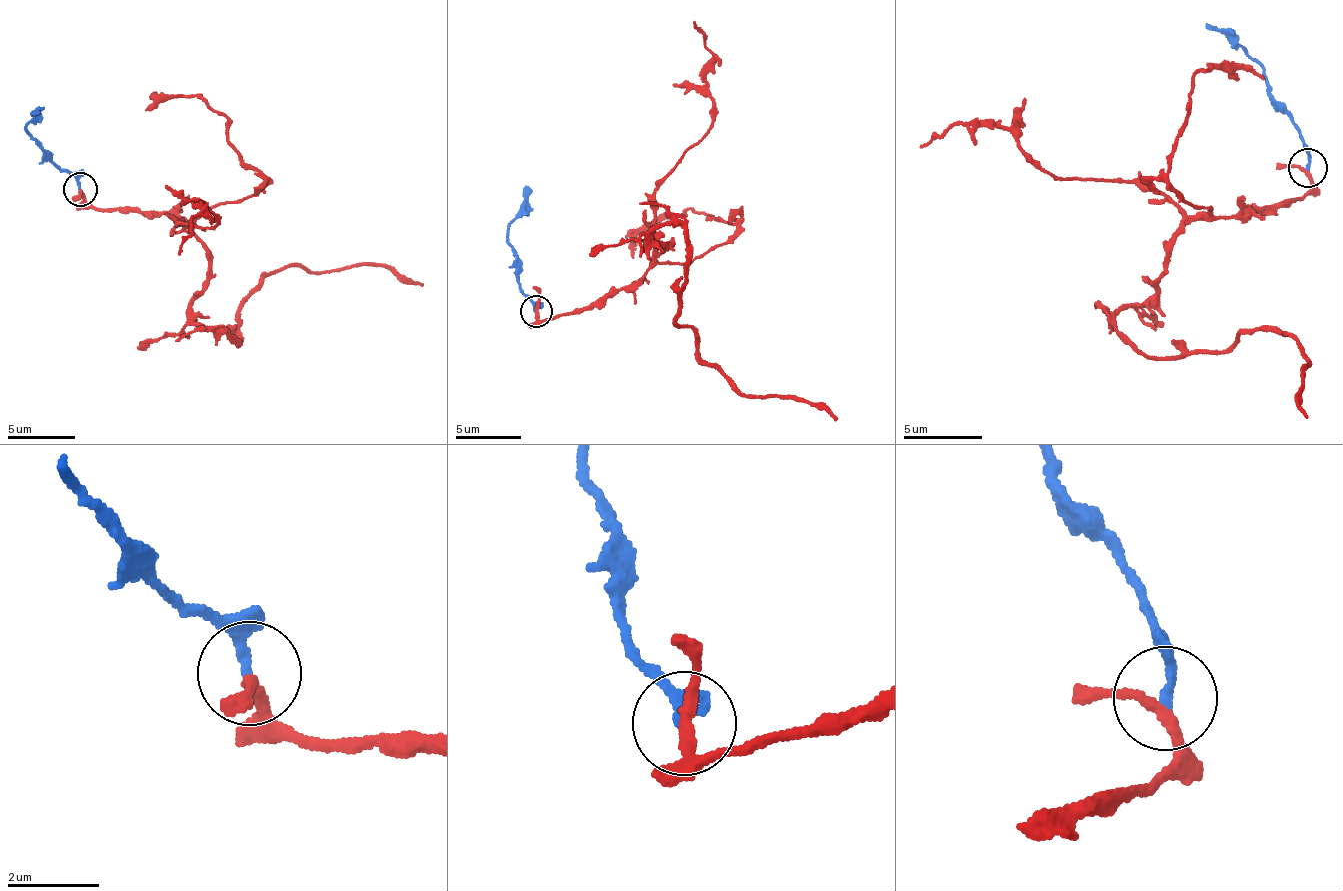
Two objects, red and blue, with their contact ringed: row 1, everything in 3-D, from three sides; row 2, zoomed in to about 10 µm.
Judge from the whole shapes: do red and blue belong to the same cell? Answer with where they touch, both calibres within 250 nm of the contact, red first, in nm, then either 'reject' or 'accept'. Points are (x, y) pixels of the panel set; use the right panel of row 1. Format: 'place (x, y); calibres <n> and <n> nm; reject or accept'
place (1307, 167); calibres 240 and 200 nm; accept

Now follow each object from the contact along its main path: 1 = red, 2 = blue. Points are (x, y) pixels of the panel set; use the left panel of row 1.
1: (81, 189), (188, 223), (207, 261), (191, 311), (238, 345), (242, 301), (293, 264), (423, 285)
2: (81, 189), (74, 176), (51, 160), (48, 152), (28, 134), (26, 123), (37, 112)

